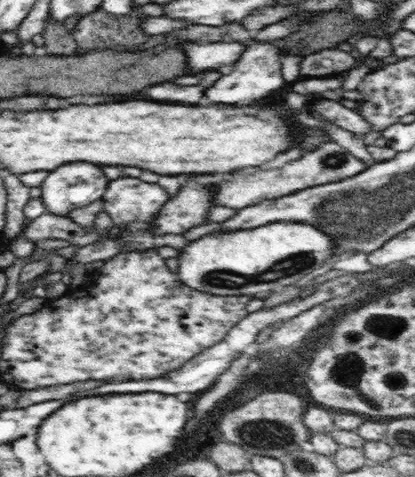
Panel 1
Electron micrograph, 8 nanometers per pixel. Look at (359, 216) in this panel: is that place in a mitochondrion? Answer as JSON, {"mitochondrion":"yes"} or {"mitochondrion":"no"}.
{"mitochondrion":"yes"}

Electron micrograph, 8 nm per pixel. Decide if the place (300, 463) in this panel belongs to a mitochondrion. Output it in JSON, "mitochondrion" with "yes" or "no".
{"mitochondrion":"yes"}

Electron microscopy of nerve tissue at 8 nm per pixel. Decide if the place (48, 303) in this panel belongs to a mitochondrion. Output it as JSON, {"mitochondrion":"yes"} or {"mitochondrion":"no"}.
{"mitochondrion":"no"}

